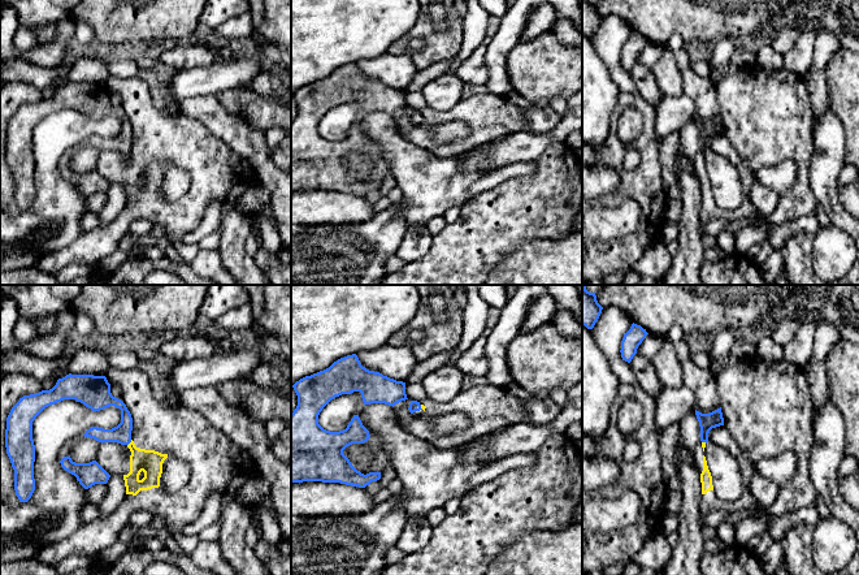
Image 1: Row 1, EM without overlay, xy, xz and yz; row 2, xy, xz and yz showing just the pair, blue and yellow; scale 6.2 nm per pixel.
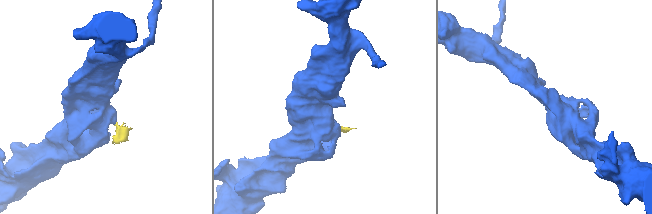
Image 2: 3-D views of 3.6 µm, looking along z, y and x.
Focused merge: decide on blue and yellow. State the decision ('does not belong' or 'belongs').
does not belong

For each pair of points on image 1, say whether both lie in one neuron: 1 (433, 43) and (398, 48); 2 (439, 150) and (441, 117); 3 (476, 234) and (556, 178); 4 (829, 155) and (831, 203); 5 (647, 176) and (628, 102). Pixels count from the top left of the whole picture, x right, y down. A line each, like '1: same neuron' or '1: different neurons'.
1: same neuron
2: same neuron
3: same neuron
4: same neuron
5: same neuron

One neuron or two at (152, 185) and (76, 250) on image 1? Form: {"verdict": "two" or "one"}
{"verdict": "one"}

